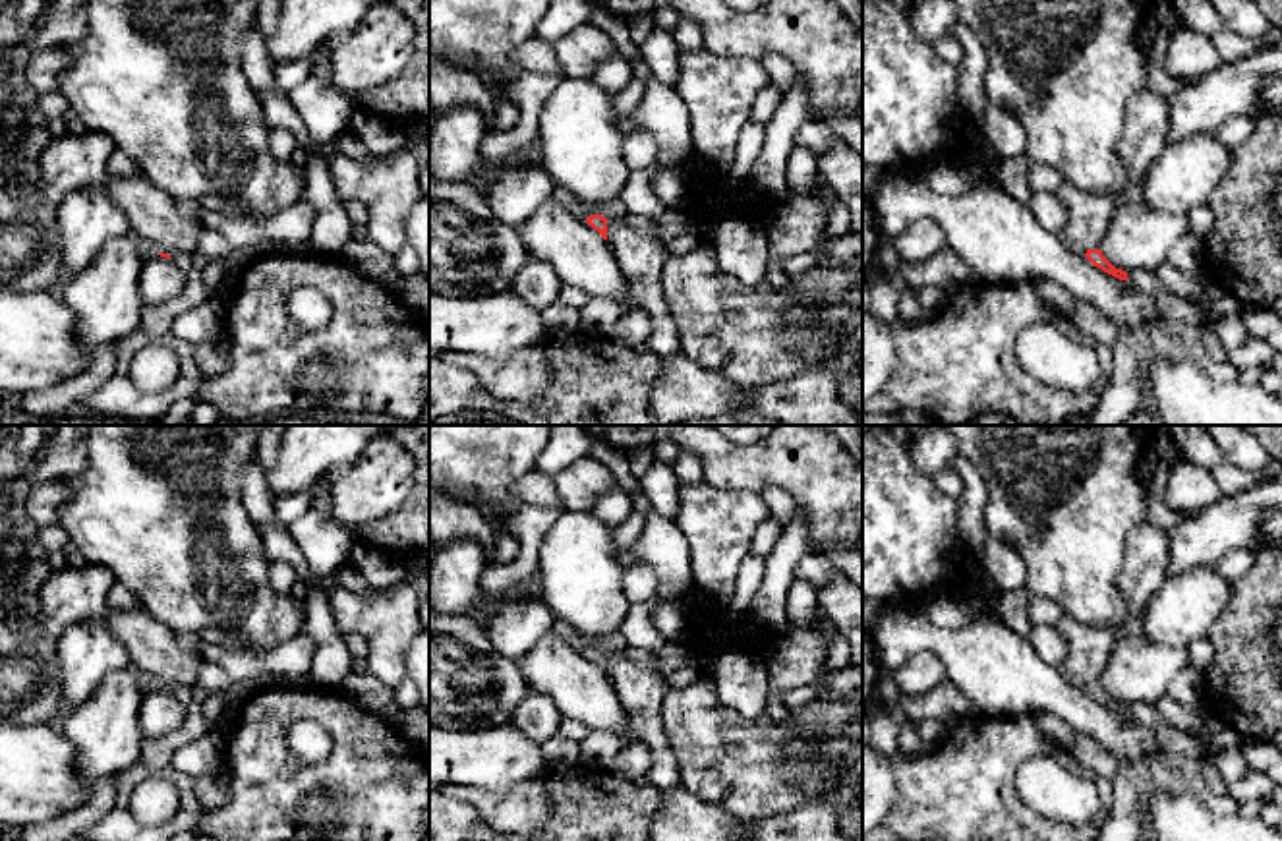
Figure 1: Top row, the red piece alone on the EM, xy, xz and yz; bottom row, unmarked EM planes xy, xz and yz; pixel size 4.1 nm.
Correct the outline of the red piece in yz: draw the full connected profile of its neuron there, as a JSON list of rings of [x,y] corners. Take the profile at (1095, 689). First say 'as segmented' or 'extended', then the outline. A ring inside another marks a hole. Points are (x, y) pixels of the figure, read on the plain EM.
extended; [[[1062,663],[1058,671],[1067,679],[1069,684],[1075,688],[1085,688],[1094,700],[1102,702],[1104,706],[1120,711],[1120,713],[1129,713],[1127,706],[1122,702],[1116,702],[1100,682],[1087,682],[1083,677],[1079,677],[1075,671],[1067,667],[1067,663]]]

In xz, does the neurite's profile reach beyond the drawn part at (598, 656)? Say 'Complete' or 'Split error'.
Split error

